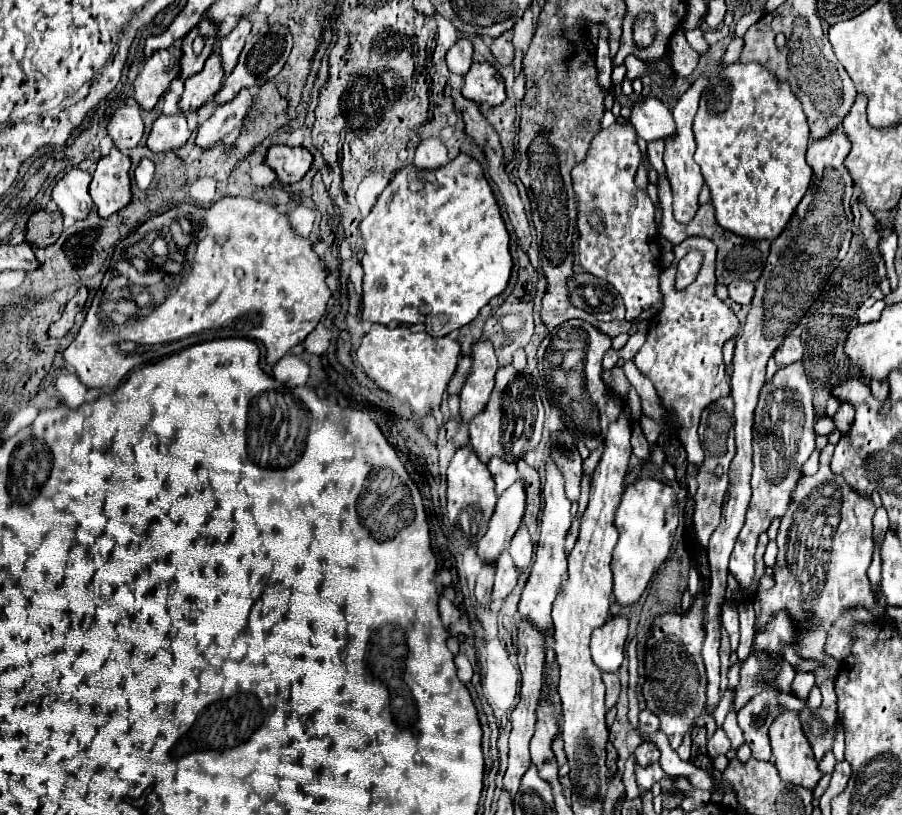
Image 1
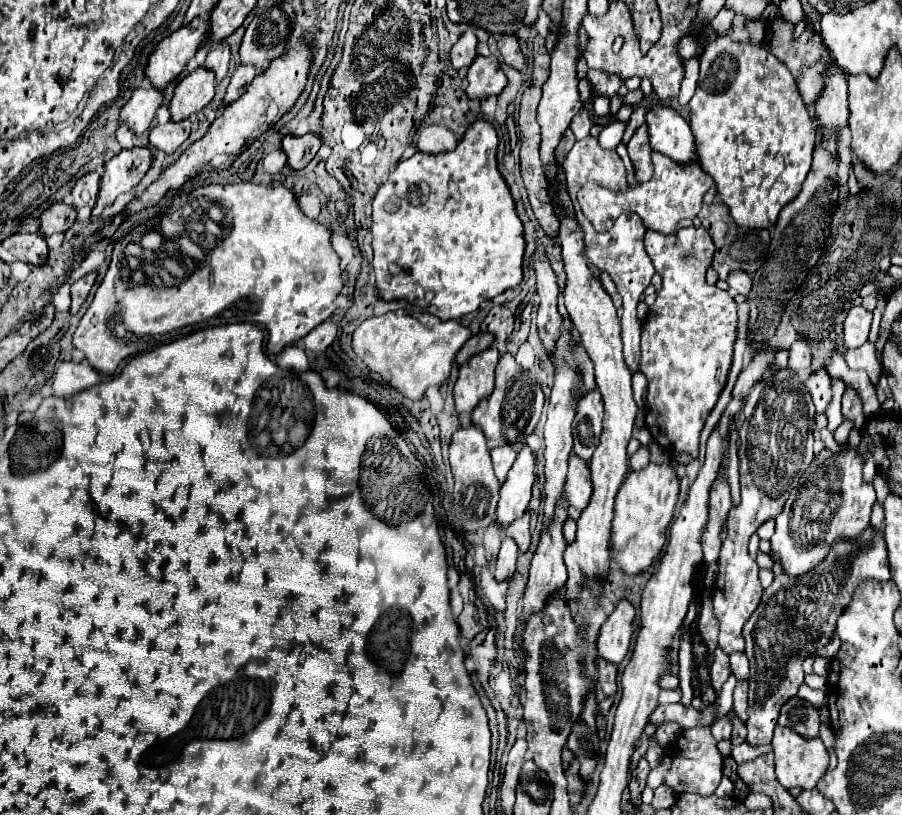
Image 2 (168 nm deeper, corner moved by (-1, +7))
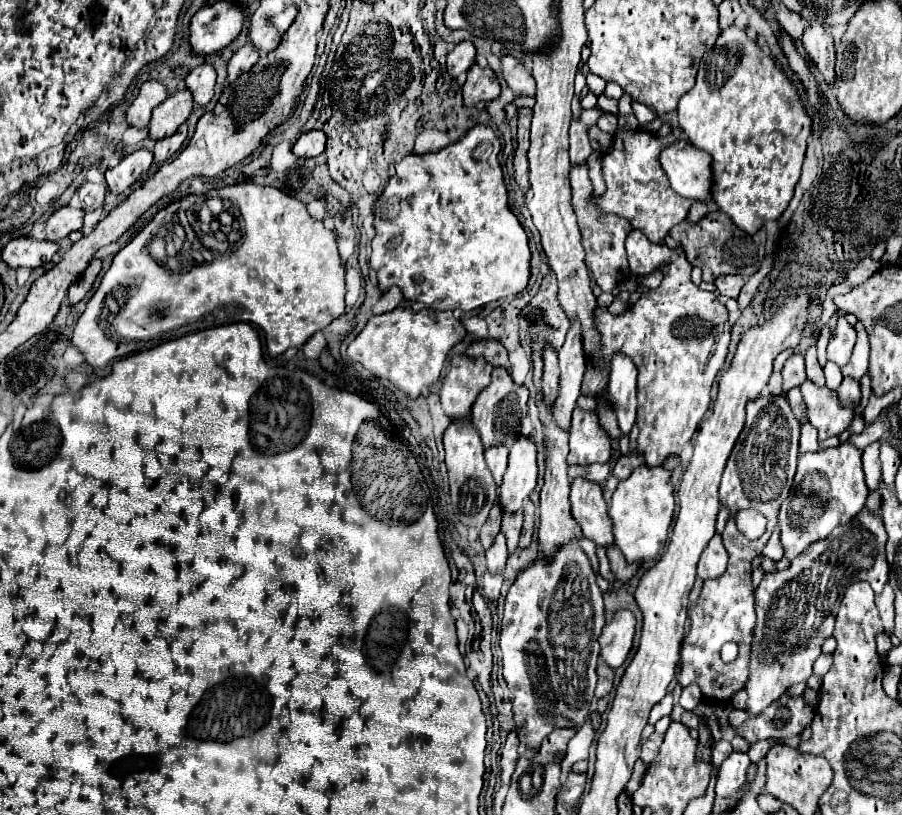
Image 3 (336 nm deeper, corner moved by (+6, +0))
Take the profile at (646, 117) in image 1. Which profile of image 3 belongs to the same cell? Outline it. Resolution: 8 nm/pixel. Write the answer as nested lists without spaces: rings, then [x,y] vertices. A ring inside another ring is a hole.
[[[675,139],[663,147],[659,161],[677,195],[697,201],[711,199],[711,157],[707,151]]]

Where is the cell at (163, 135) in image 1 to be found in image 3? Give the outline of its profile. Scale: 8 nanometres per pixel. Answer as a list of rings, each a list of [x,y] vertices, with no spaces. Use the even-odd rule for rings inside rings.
[[[181,125],[175,135],[155,141],[155,149],[153,149],[155,163],[165,163],[169,157],[173,157],[181,149],[185,139],[187,139],[187,125]]]

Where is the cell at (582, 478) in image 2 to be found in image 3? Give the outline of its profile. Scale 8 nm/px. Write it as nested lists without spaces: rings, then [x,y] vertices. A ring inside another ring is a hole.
[[[575,477],[571,483],[571,513],[581,525],[583,535],[597,545],[613,543],[611,521],[607,515],[607,503],[603,499],[601,487],[583,477]]]

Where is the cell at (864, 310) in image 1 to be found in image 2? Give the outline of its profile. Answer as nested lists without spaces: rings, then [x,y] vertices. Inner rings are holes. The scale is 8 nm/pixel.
[[[862,306],[850,308],[846,314],[846,320],[844,320],[844,330],[842,330],[844,346],[860,348],[868,340],[870,324],[872,324],[872,312],[864,310]]]

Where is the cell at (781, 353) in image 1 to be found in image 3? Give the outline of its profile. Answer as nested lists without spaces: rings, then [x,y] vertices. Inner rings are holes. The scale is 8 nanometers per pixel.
[[[793,353],[785,367],[783,367],[783,391],[789,391],[791,387],[797,387],[805,381],[805,365],[803,365],[803,355]]]

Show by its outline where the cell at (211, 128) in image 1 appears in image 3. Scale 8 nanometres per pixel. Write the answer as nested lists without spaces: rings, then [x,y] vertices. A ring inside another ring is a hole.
[[[245,43],[229,61],[227,83],[231,85],[235,79],[239,79],[245,71],[249,71],[249,67],[253,67],[253,63],[257,63],[257,59],[259,59],[259,51],[251,43]]]

